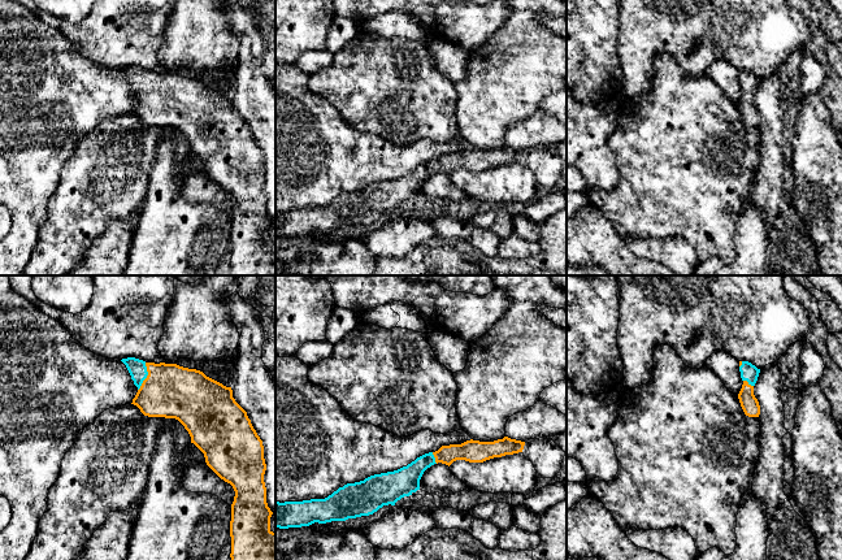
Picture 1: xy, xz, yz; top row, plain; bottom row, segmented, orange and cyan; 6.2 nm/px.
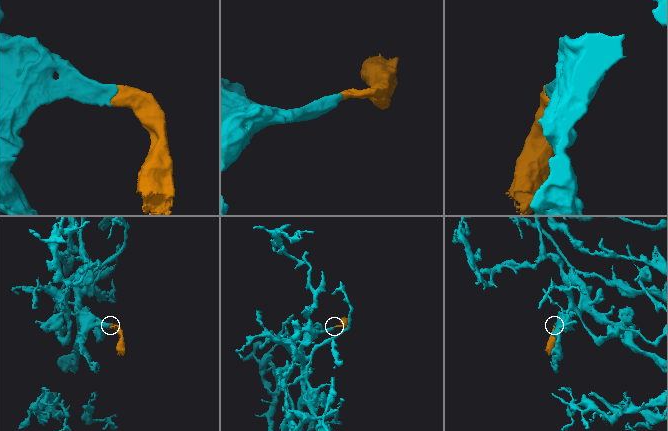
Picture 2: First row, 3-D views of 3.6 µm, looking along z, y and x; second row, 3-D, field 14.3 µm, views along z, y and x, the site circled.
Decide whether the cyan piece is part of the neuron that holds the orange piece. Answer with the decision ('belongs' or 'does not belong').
belongs

